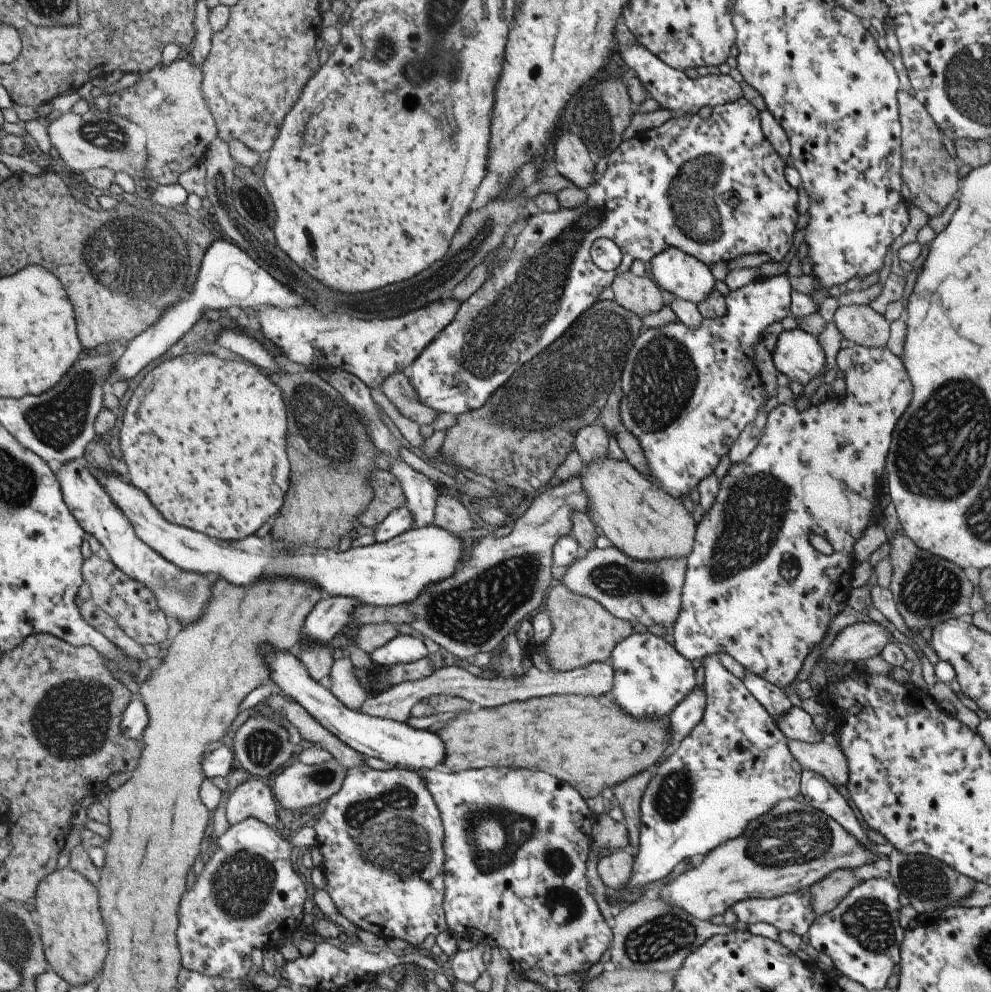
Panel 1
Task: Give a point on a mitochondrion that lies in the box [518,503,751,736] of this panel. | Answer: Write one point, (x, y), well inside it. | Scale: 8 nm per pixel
(620, 581)

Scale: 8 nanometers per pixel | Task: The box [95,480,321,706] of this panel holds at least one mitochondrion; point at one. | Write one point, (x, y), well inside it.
(165, 579)

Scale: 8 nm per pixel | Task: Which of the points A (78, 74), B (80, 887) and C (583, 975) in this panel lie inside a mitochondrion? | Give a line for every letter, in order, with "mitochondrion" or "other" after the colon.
A: other
B: other
C: other

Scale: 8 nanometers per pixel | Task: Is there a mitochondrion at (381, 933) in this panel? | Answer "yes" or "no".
no

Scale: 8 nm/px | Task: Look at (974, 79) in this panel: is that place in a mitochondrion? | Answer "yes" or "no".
yes

